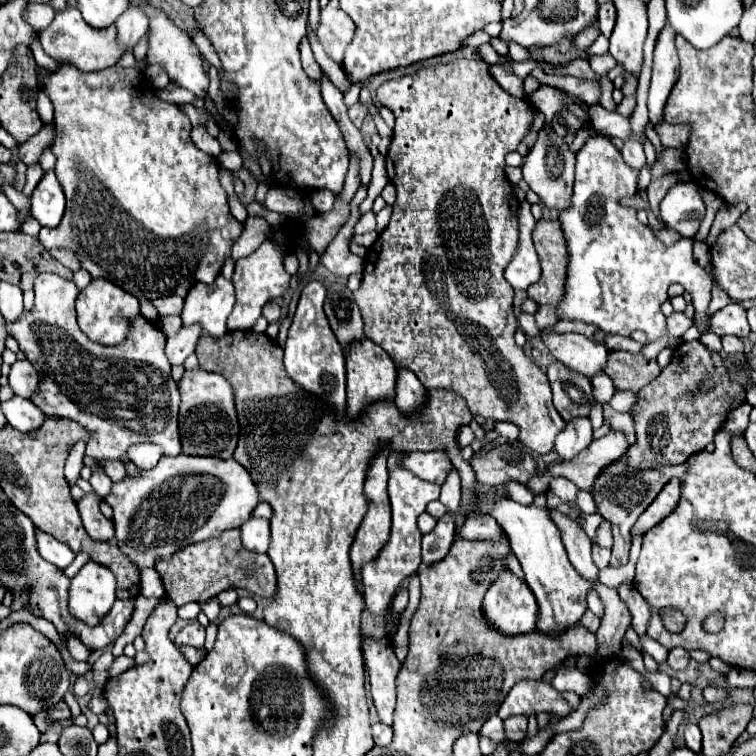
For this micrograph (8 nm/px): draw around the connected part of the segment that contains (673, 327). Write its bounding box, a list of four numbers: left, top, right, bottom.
[668,312,692,338]

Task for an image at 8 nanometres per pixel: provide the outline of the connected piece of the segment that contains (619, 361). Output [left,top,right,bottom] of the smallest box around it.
[606,352,660,390]

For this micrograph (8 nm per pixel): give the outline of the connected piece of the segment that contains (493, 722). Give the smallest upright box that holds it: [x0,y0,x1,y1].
[480,716,504,742]

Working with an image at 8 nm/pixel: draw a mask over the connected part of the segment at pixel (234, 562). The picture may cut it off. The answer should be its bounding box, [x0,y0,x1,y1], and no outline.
[154,530,276,606]

